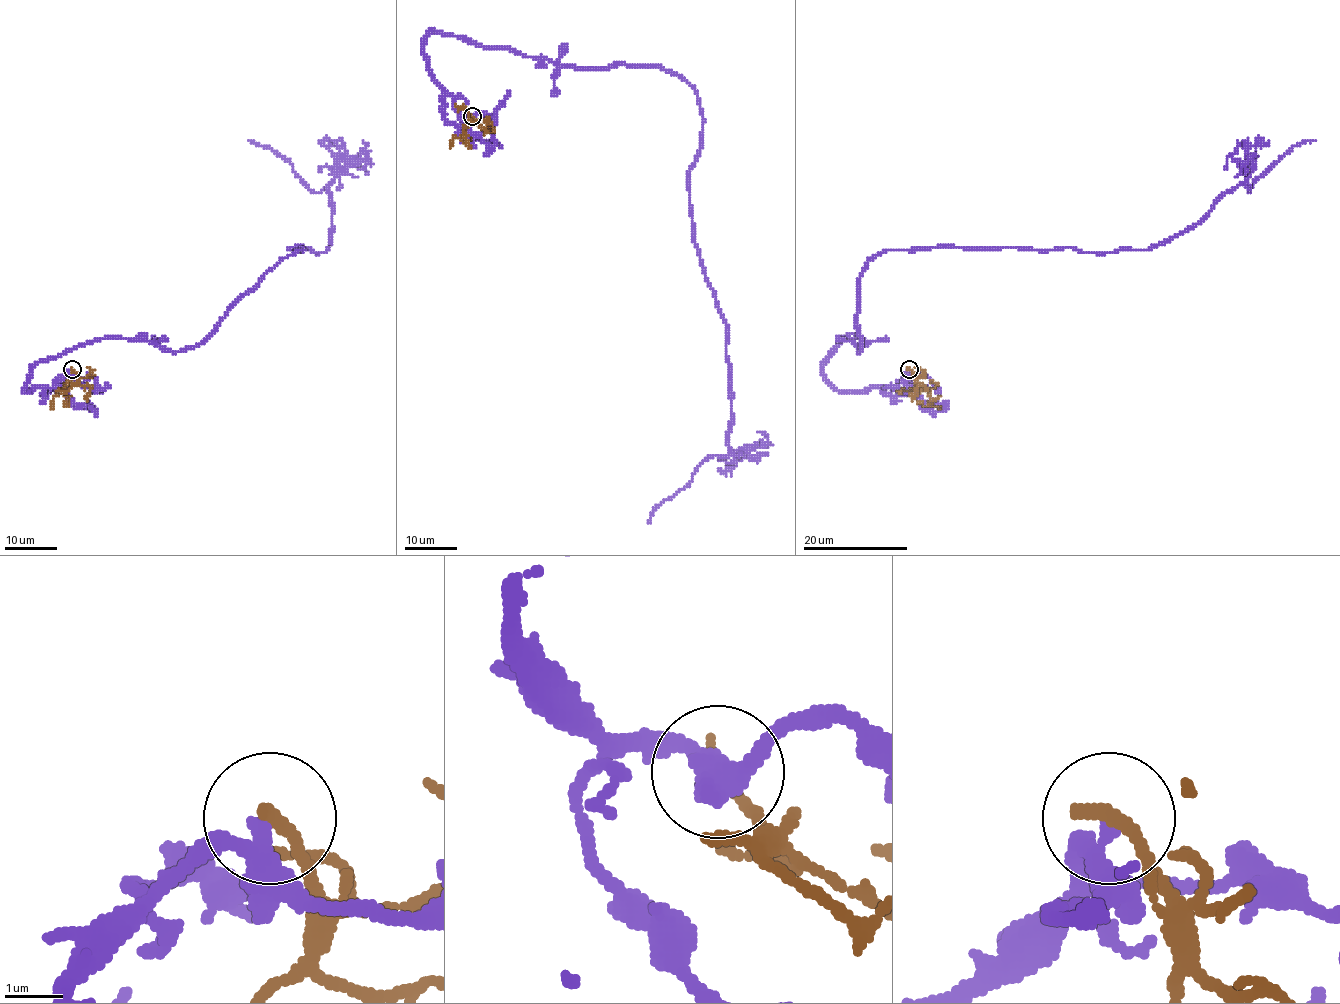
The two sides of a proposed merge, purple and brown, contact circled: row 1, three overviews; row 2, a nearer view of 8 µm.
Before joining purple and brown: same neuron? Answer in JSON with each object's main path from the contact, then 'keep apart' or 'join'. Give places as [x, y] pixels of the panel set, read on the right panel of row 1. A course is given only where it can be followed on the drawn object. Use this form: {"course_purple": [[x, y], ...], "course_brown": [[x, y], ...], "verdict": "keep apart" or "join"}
{"course_purple": [[908, 369], [862, 391], [823, 373], [842, 338], [860, 351], [872, 258], [1151, 249], [1316, 140]], "course_brown": [[908, 369], [916, 387], [931, 398], [925, 405], [916, 400]], "verdict": "keep apart"}

